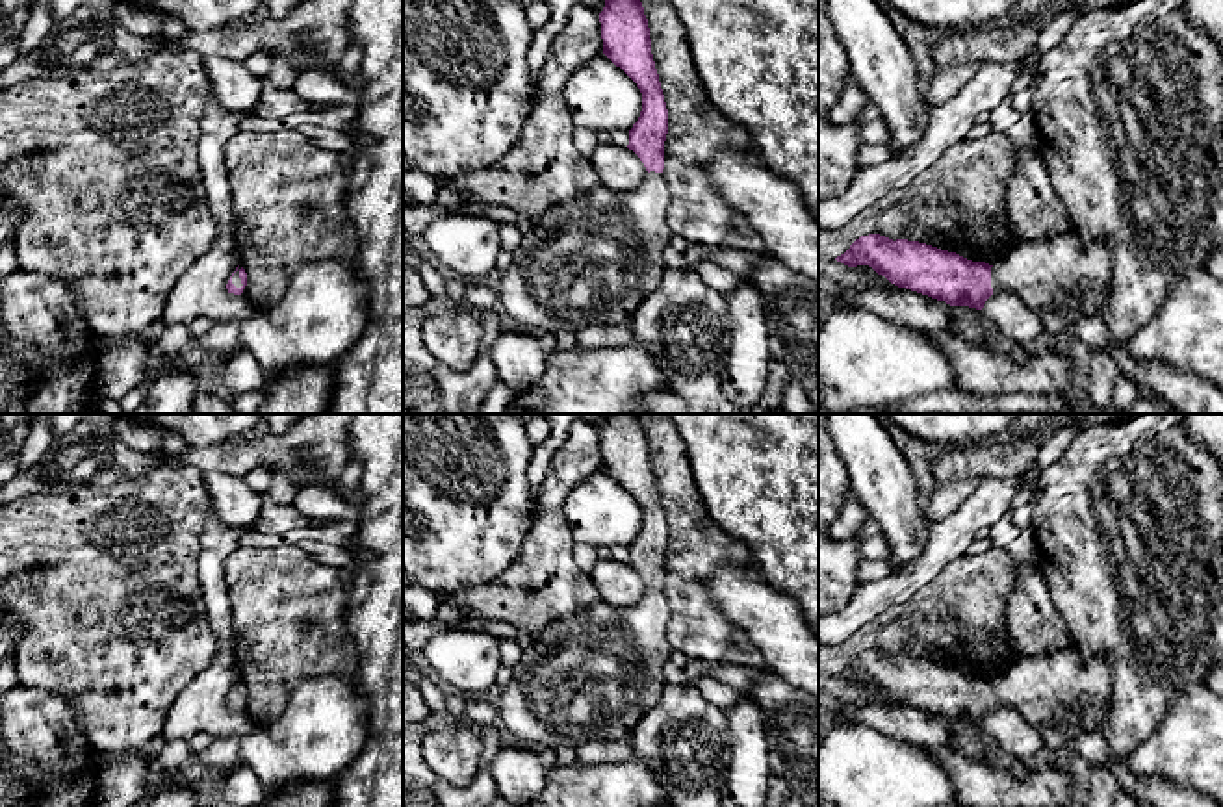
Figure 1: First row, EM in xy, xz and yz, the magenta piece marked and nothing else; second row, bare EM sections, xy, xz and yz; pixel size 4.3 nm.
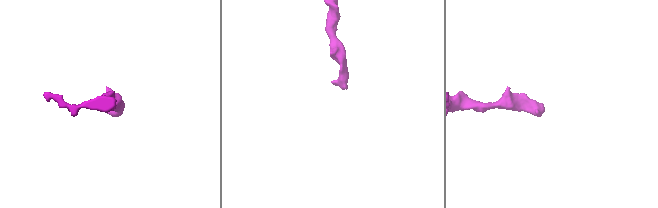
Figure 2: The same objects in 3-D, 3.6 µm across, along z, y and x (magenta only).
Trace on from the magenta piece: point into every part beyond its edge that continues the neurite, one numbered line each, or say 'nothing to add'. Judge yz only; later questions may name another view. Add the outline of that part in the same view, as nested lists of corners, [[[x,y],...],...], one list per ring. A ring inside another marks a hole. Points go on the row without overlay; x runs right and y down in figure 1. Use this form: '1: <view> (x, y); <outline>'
1: yz (1060, 694); [[[1073,644],[1017,659],[991,683],[993,709],[1015,709],[1041,737],[1041,748],[1062,751],[1076,737],[1099,733],[1112,692],[1112,664],[1086,657]]]

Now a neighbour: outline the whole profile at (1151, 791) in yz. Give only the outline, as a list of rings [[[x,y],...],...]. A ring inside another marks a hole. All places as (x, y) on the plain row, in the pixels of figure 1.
[[[1154,775],[1139,777],[1134,794],[1139,803],[1151,807],[1223,807],[1191,788]]]

